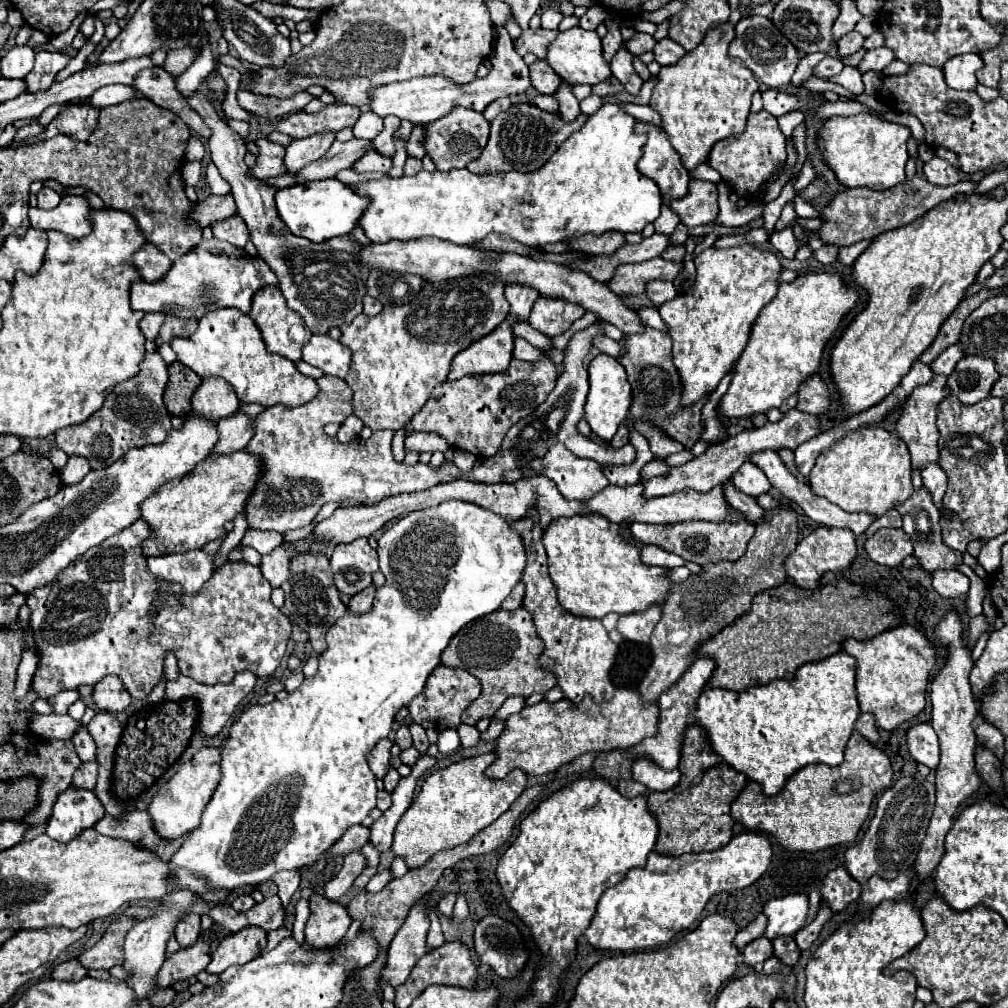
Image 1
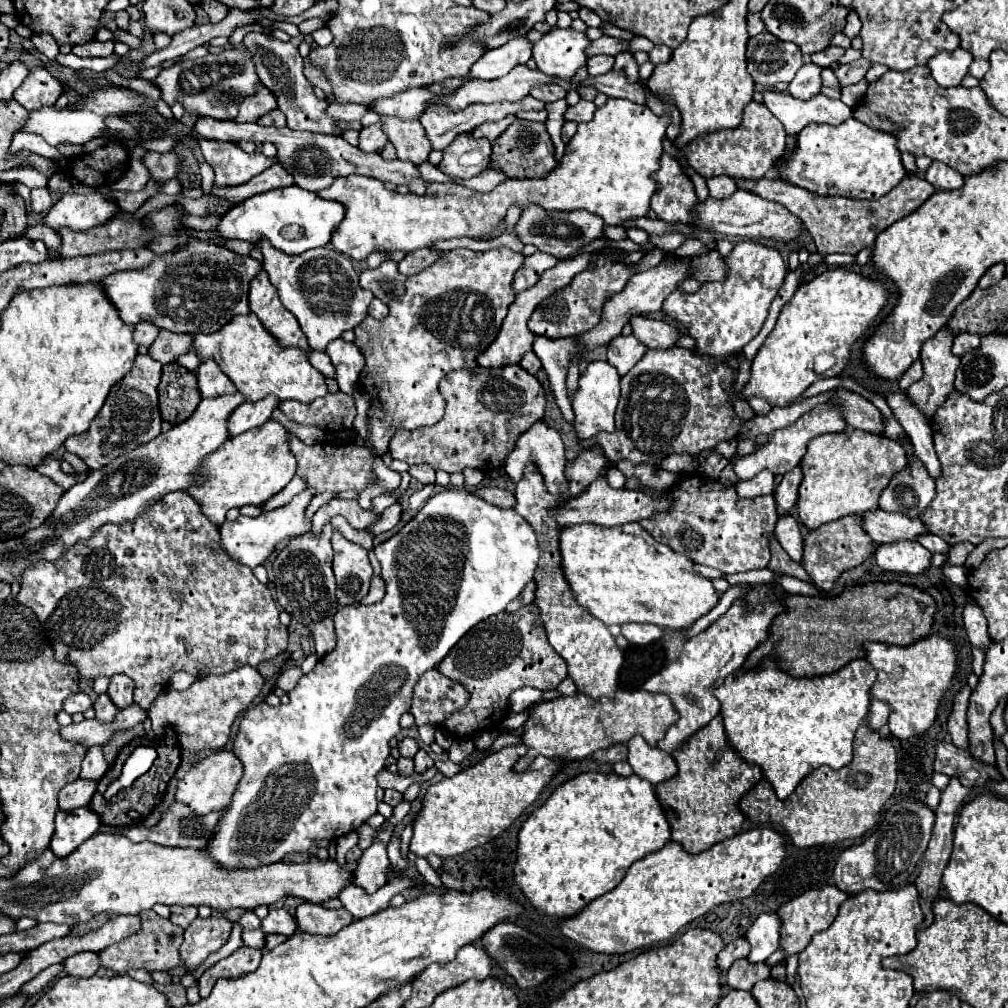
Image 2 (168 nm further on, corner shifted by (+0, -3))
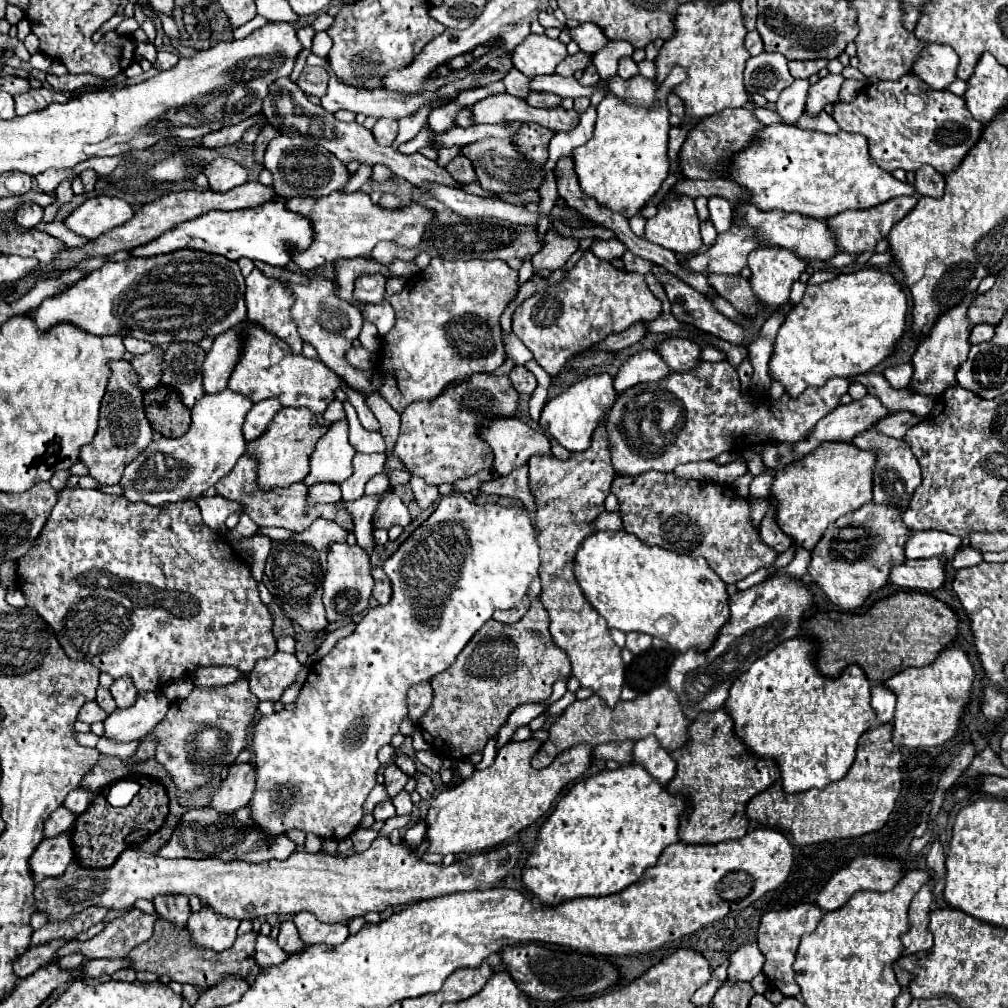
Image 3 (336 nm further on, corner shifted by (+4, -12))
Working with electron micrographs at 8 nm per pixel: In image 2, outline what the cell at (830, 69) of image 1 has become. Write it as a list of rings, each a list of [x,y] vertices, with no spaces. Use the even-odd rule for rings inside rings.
[[[805,63],[789,83],[787,91],[801,101],[815,97],[821,91],[821,67]]]

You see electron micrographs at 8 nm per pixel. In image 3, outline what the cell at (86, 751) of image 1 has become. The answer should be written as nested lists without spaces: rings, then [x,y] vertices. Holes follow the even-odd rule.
[[[77,786],[75,790],[71,790],[71,794],[67,794],[67,798],[65,798],[63,804],[71,812],[75,812],[79,816],[79,814],[83,814],[83,810],[87,810],[87,806],[91,804],[93,798],[95,798],[95,794],[91,790],[85,790],[83,786]]]

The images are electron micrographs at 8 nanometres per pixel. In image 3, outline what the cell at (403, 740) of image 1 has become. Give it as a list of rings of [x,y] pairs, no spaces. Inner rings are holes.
[[[397,754],[397,756],[395,756],[395,764],[397,764],[405,774],[409,774],[409,776],[413,776],[413,774],[417,772],[415,760],[413,760],[411,756],[407,756],[407,754]]]

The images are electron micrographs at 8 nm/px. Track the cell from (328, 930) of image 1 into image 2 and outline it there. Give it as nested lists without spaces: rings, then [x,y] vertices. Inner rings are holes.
[[[304,902],[296,909],[295,919],[298,930],[309,935],[335,935],[339,929],[347,927],[353,921],[353,915],[344,908],[339,911]]]

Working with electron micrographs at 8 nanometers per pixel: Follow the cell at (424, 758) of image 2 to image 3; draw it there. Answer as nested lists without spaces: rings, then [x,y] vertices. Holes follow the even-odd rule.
[[[415,772],[415,774],[413,774],[413,778],[417,780],[417,792],[421,794],[421,798],[423,798],[423,800],[431,798],[431,796],[433,796],[433,792],[435,792],[435,786],[433,786],[431,778],[429,778],[427,774],[423,774],[423,772]]]

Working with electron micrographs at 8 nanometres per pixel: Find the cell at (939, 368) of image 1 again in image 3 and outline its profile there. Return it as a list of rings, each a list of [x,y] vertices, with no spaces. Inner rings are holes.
[[[975,326],[973,330],[971,330],[971,338],[969,338],[969,342],[971,344],[981,344],[981,342],[987,342],[987,340],[991,340],[993,338],[993,332],[995,332],[995,326]]]

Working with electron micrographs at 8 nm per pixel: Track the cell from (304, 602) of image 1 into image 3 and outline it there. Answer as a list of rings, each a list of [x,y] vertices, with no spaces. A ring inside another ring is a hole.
[[[317,518],[307,530],[293,534],[285,542],[275,542],[271,548],[271,554],[265,564],[265,576],[269,578],[273,586],[275,600],[281,602],[281,612],[291,622],[299,624],[307,632],[325,634],[327,628],[327,616],[323,610],[323,574],[327,570],[327,550],[331,542],[345,542],[347,530],[343,530],[337,522]]]

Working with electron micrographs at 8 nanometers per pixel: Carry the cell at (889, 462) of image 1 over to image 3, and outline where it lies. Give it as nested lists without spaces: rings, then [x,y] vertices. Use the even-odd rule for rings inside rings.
[[[823,442],[803,460],[785,466],[783,470],[777,472],[771,486],[773,500],[777,502],[777,522],[781,530],[803,548],[807,550],[815,548],[831,522],[873,500],[873,470],[875,470],[875,452],[859,450],[855,444],[847,442]]]

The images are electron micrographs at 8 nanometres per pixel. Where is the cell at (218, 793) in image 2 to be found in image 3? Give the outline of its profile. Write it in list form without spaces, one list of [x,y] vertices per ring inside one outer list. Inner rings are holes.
[[[233,764],[227,778],[213,790],[209,806],[221,814],[233,814],[249,804],[255,790],[255,772],[251,764]]]

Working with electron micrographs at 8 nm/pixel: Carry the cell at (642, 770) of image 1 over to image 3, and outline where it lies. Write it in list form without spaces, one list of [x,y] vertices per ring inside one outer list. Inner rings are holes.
[[[653,736],[635,742],[633,762],[643,766],[661,784],[667,784],[675,776],[675,760],[657,744]]]

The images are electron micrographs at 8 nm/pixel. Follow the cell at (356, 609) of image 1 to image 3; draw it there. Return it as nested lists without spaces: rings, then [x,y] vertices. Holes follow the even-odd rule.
[[[373,568],[371,574],[373,574],[373,578],[375,578],[373,598],[375,598],[379,604],[387,604],[389,598],[391,598],[391,584],[389,584],[389,578],[385,576],[385,572],[383,572],[381,568]]]

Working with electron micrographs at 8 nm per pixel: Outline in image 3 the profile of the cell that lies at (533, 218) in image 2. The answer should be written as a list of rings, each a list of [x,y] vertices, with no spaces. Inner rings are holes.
[[[425,196],[415,198],[415,202],[423,204],[425,208],[435,210],[435,218],[425,230],[423,246],[419,250],[399,250],[391,242],[379,242],[379,246],[375,246],[375,250],[371,254],[377,262],[389,264],[393,258],[401,258],[401,260],[409,262],[419,252],[427,252],[433,258],[443,258],[443,260],[471,260],[471,258],[483,258],[483,260],[521,258],[521,260],[527,260],[533,254],[537,254],[539,248],[543,248],[545,240],[541,238],[541,232],[537,226],[515,226],[515,224],[511,224],[507,220],[499,220],[499,218],[461,218],[459,214],[445,208],[437,200],[425,198]]]

